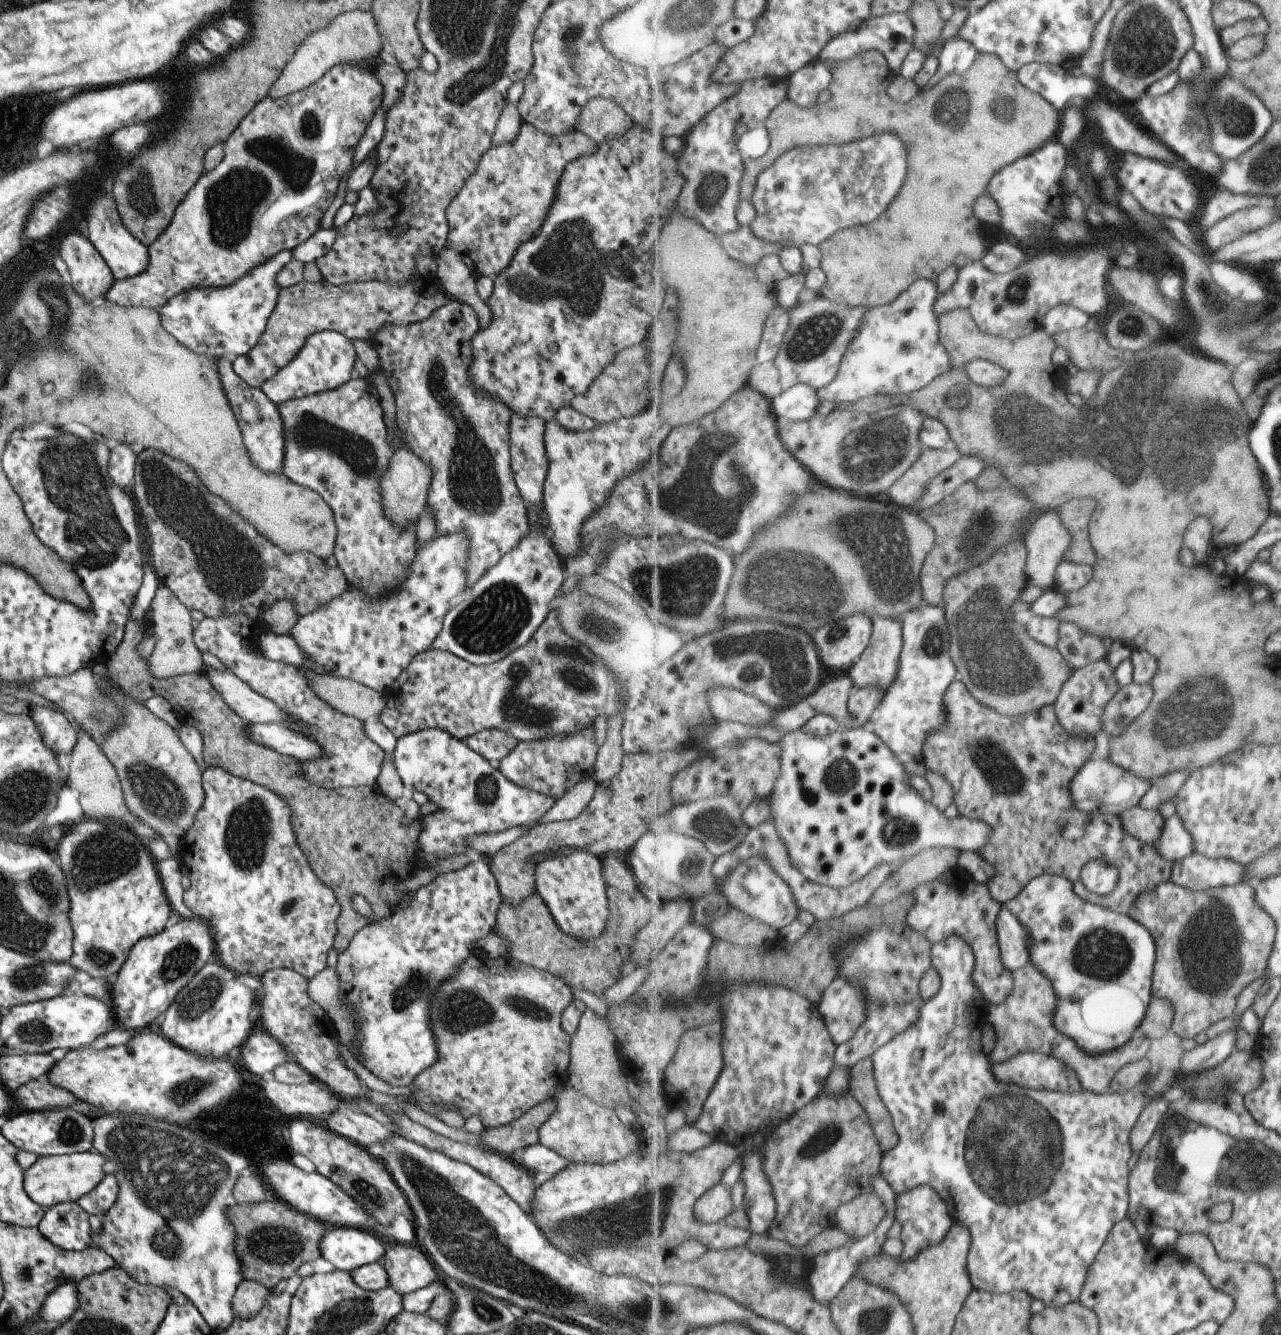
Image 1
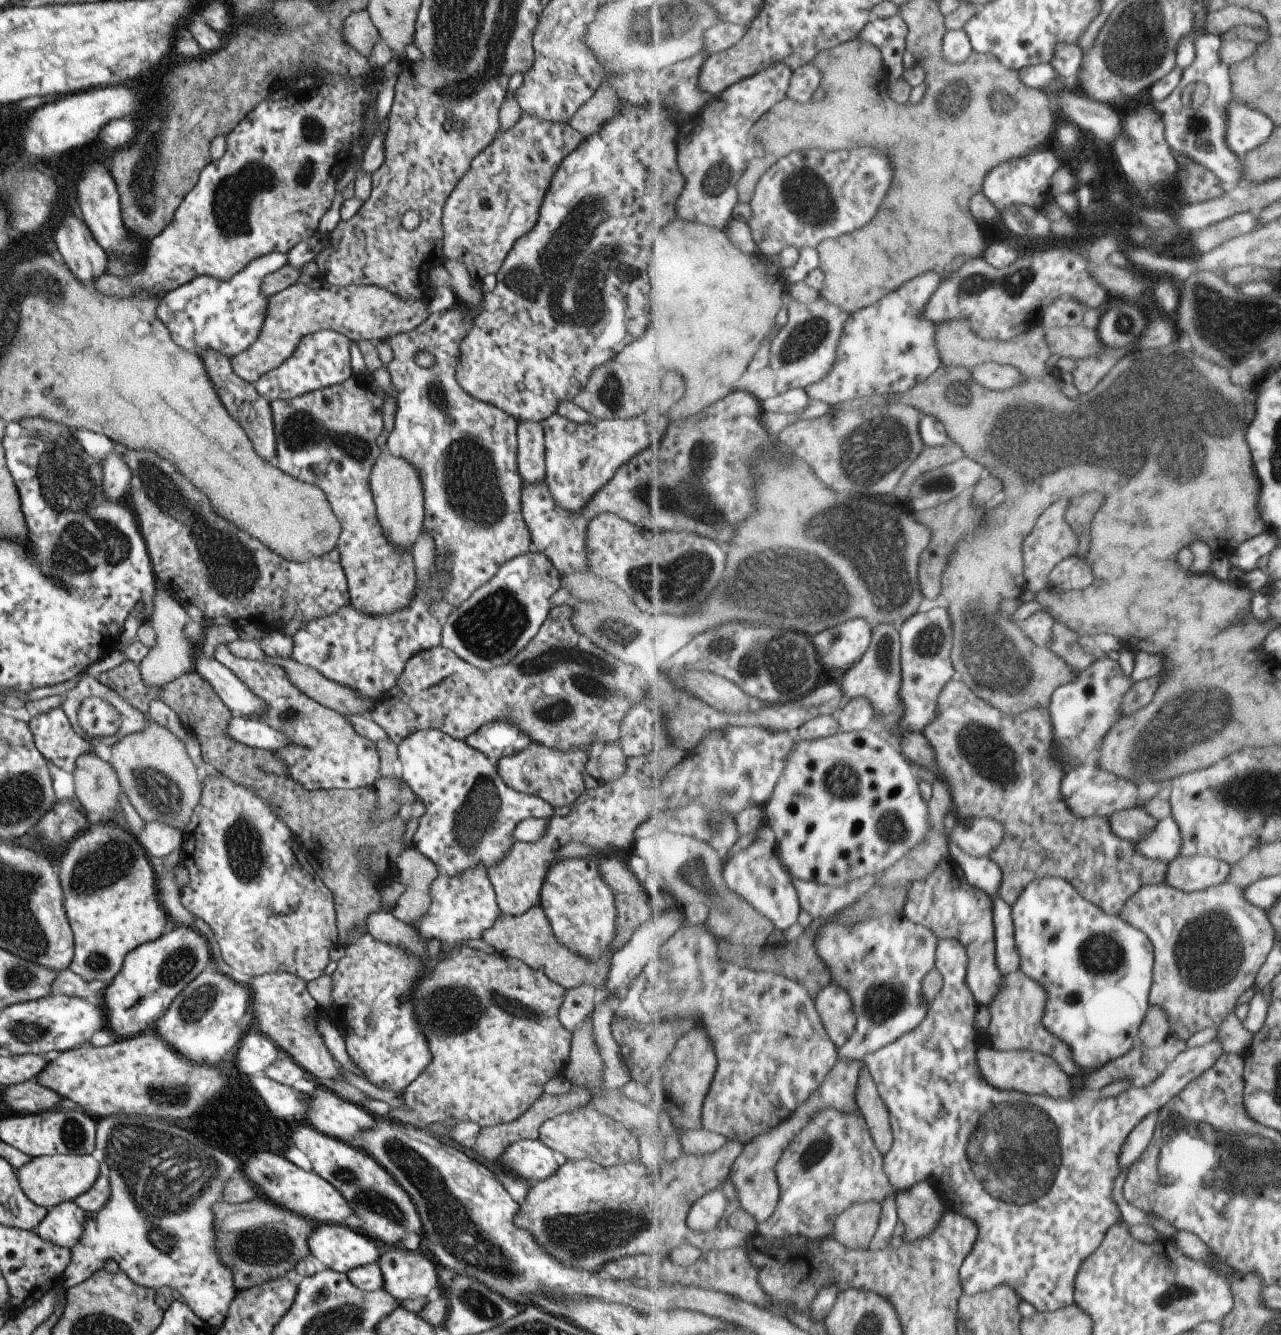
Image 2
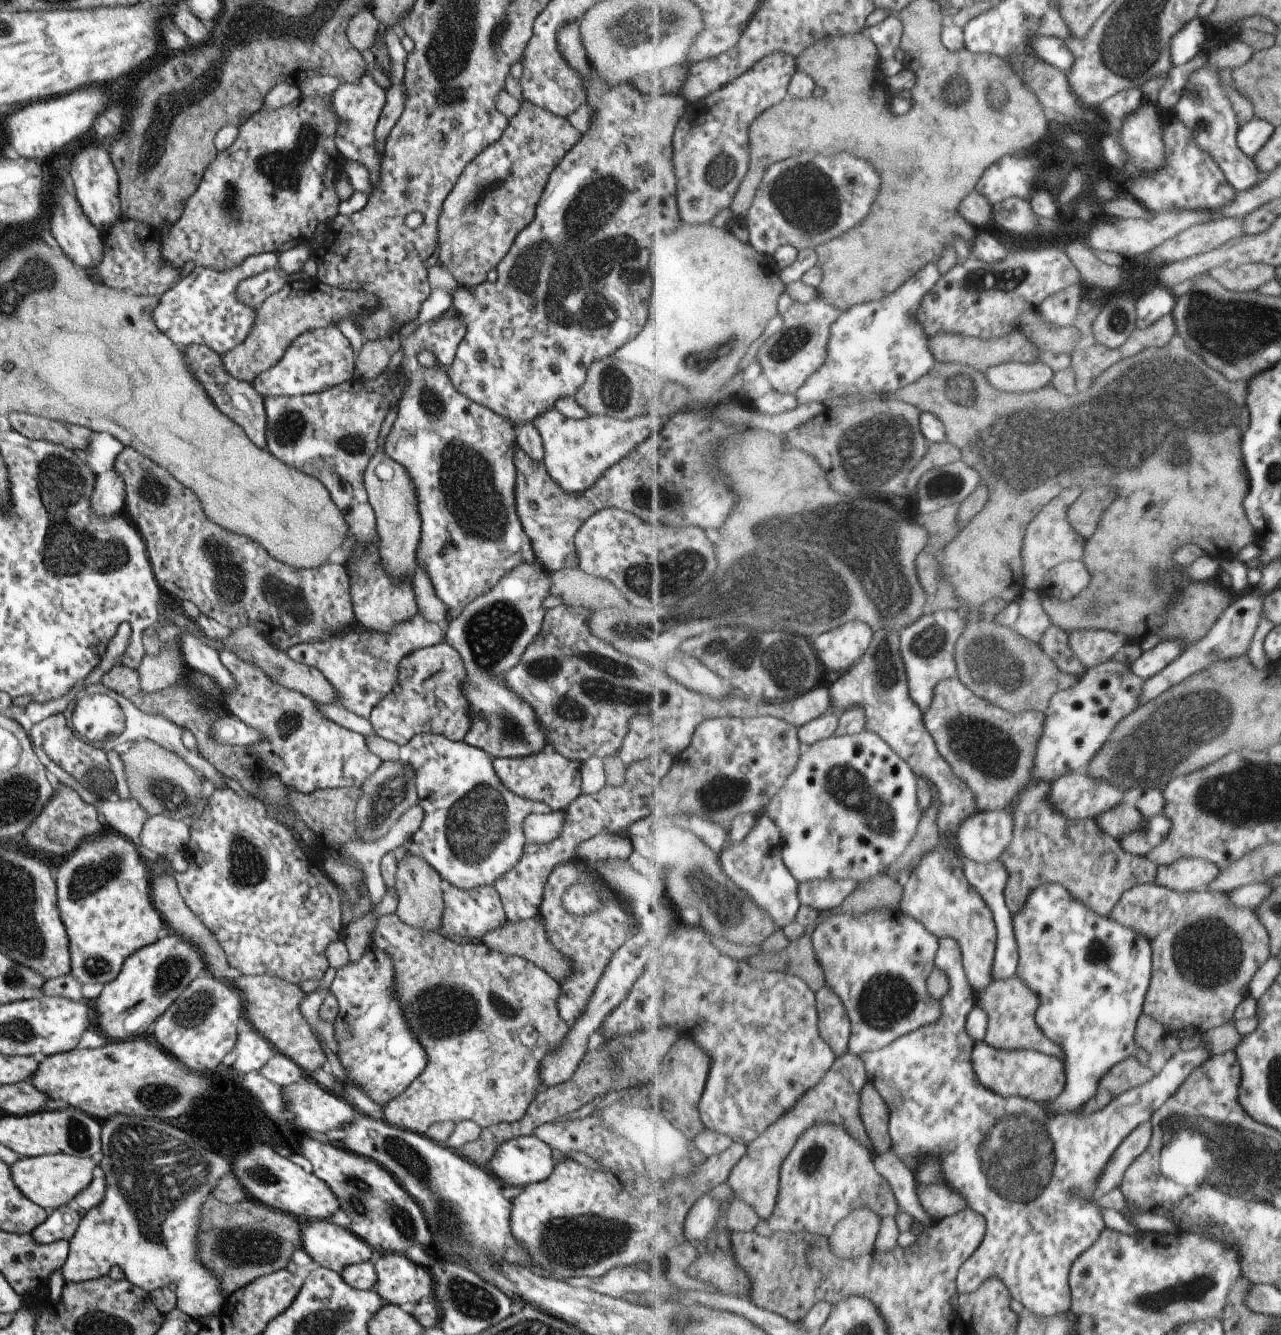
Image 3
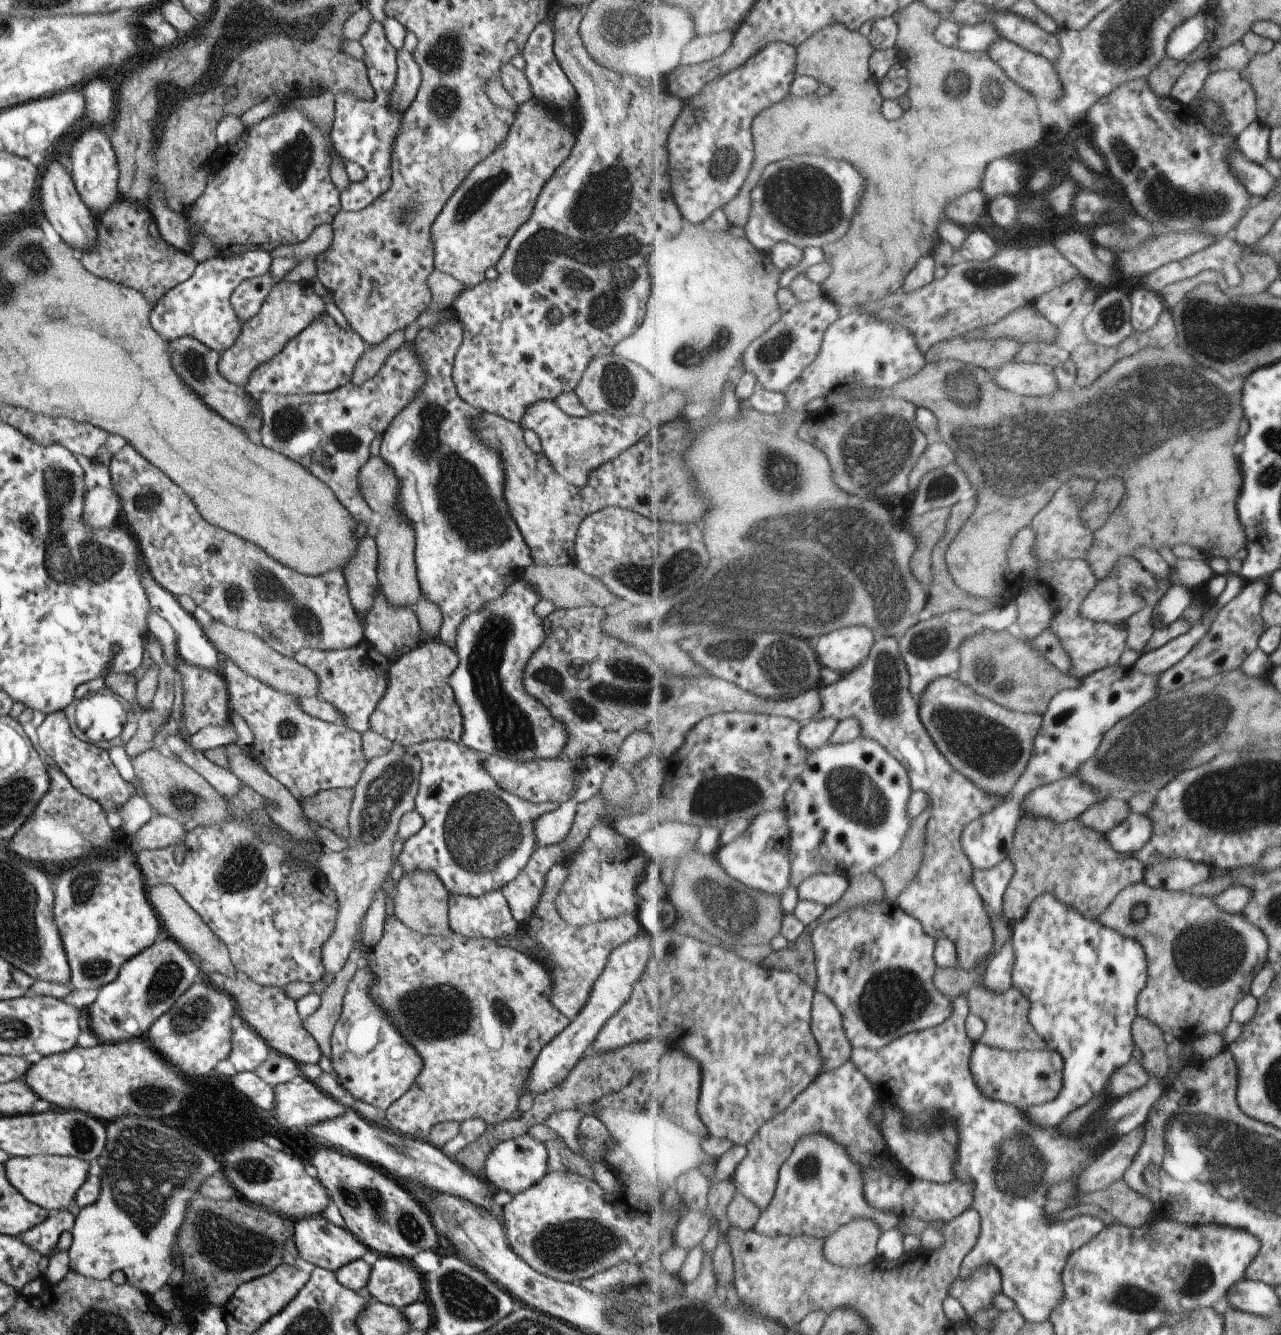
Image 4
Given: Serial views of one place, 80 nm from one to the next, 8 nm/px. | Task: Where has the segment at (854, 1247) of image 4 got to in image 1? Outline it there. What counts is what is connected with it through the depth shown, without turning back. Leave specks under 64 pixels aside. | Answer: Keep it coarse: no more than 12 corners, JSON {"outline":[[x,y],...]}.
{"outline":[[861,1194],[838,1209],[836,1225],[859,1241],[887,1216],[877,1194]]}

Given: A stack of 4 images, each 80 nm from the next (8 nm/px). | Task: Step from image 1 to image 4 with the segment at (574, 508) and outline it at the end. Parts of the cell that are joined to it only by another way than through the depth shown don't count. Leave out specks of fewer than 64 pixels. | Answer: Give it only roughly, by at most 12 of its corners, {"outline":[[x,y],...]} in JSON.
{"outline":[[541,400],[519,424],[555,476],[581,488],[601,464],[661,432],[667,412],[573,418]]}

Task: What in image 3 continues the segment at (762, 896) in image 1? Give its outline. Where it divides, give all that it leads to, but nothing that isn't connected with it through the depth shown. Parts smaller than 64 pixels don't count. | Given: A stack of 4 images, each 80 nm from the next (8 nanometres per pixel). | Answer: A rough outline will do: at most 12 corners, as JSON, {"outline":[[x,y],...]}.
{"outline":[[767,813],[720,854],[724,871],[779,928],[796,920],[800,883]]}

